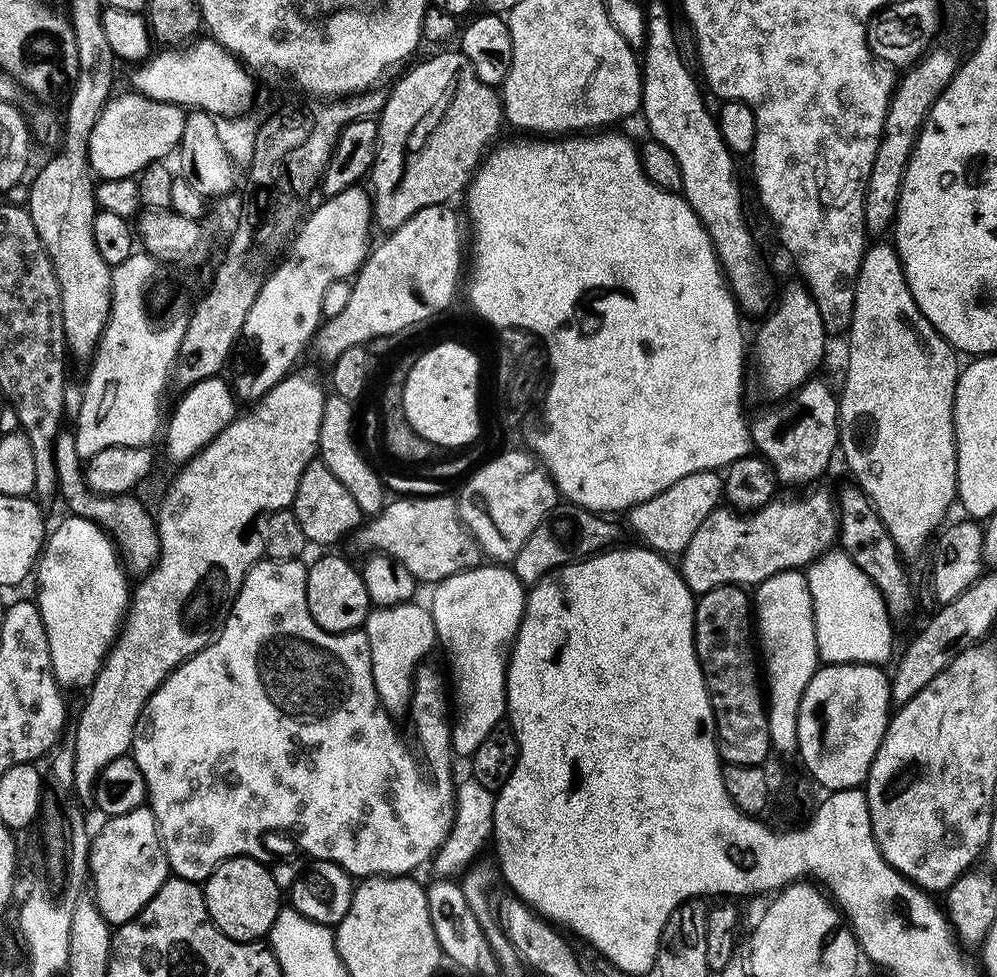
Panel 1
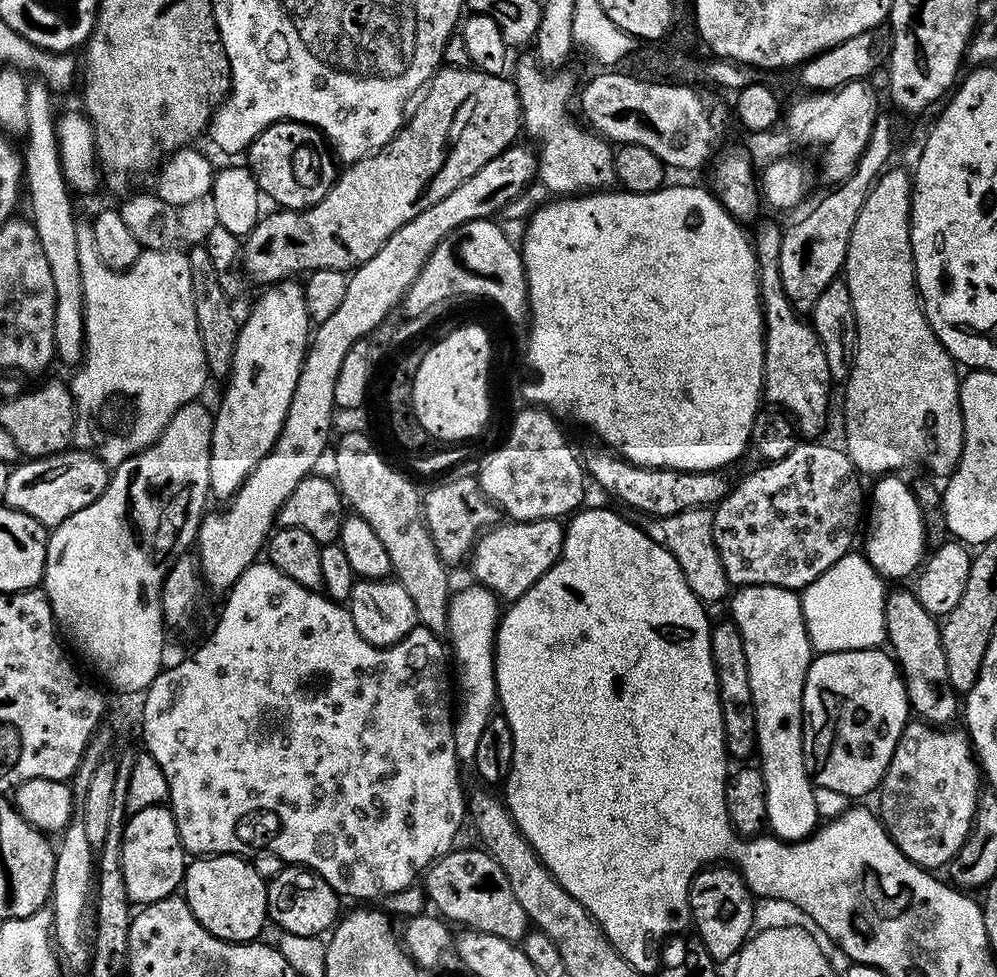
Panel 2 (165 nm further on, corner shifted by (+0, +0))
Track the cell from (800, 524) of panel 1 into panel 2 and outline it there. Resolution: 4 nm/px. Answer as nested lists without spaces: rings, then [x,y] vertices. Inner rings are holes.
[[[816,440],[798,442],[786,458],[761,465],[760,470],[746,475],[715,505],[712,515],[715,546],[729,585],[741,588],[772,584],[800,592],[853,547],[858,518],[864,510],[861,477],[847,451],[822,443]]]

